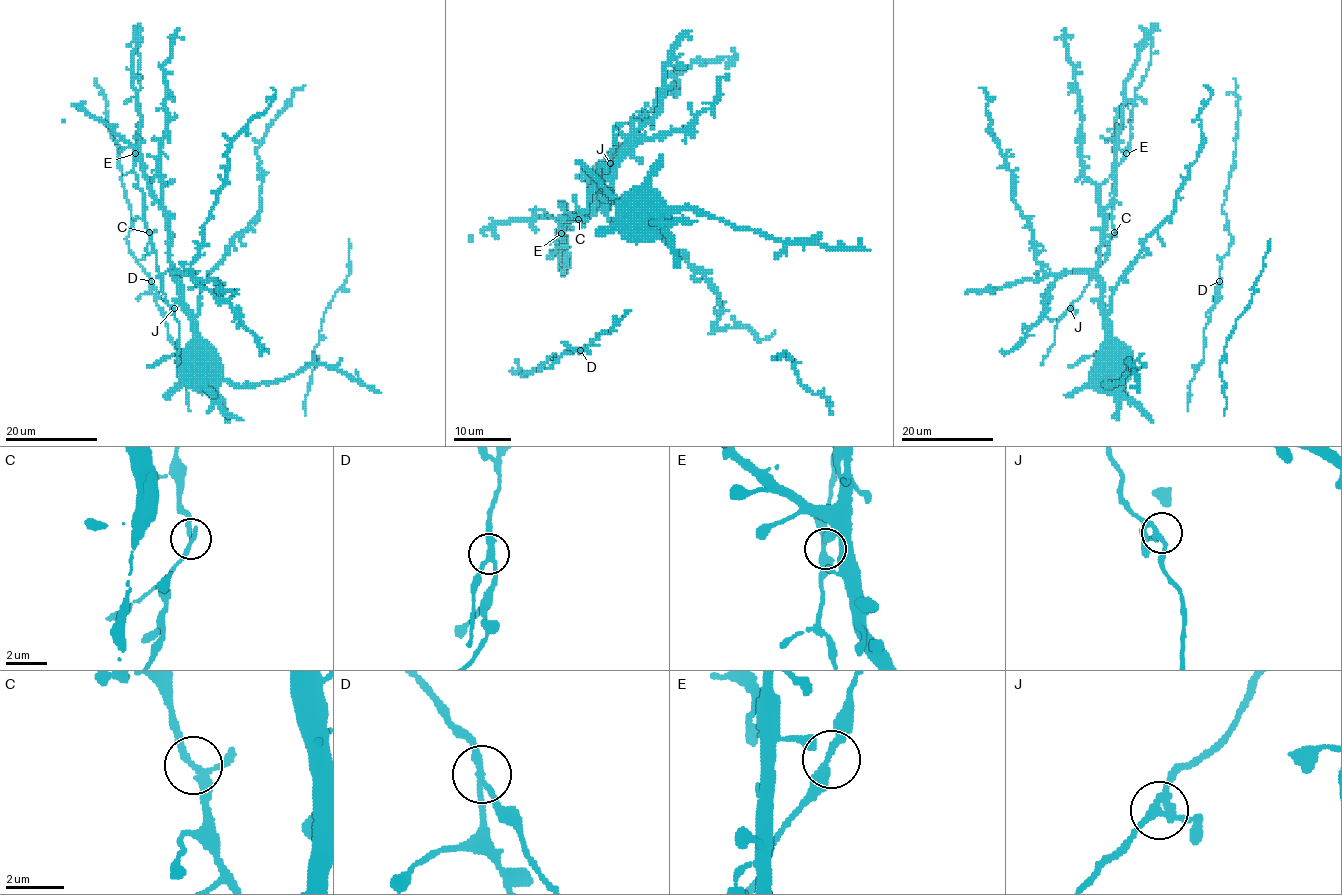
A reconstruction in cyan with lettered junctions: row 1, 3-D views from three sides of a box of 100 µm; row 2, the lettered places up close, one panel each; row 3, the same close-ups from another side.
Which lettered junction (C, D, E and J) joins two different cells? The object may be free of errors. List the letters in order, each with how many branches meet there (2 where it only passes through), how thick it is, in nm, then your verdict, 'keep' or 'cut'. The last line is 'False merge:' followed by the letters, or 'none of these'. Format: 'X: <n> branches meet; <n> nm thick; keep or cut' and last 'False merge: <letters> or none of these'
C: 3 branches meet; 190 nm thick; keep
D: 3 branches meet; 200 nm thick; cut
E: 3 branches meet; 280 nm thick; keep
J: 4 branches meet; 220 nm thick; keep
False merge: D

